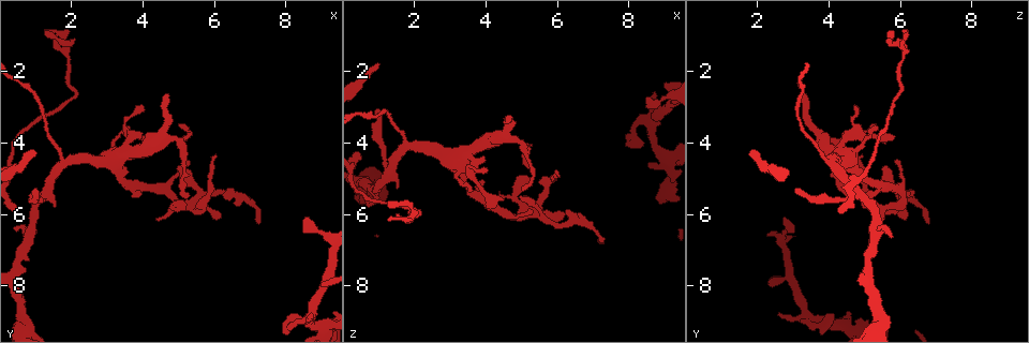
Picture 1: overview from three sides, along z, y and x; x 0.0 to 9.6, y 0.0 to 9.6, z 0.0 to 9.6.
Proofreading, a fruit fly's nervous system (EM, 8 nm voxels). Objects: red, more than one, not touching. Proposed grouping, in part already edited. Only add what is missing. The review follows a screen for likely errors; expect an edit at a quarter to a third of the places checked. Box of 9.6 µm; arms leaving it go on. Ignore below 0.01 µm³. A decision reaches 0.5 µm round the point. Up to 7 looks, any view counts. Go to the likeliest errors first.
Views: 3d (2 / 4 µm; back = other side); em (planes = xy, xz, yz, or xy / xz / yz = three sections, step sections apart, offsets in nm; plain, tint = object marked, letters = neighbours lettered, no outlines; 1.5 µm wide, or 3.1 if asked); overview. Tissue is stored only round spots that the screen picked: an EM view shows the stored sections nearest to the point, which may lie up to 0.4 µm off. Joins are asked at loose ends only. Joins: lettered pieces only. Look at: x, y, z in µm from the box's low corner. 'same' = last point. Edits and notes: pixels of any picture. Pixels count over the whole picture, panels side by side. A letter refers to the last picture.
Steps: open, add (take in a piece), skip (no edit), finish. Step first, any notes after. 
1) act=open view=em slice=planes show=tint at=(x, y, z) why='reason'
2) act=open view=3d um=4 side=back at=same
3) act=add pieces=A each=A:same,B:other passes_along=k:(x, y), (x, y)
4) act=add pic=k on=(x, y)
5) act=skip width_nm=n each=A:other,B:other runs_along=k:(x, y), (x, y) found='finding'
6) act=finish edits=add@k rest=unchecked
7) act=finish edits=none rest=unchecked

act=open view=3d um=4 at=(8.60, 6.05, 2.75) why='free end'

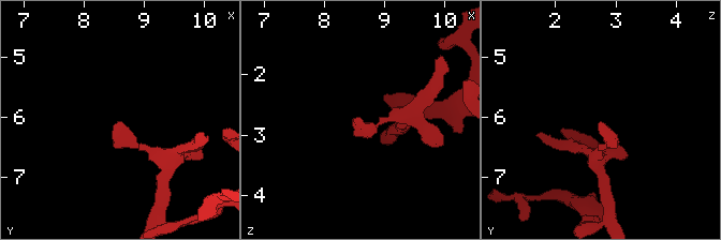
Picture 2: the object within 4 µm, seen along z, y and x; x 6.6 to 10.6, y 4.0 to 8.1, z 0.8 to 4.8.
act=open view=em slice=xy step=8 show=letters at=(8.60, 6.05, 2.80) why='now the EM'

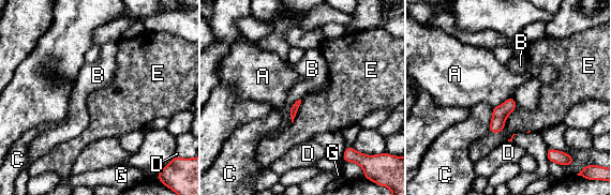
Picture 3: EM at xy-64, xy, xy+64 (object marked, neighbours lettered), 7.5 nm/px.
act=skip each=A:other,B:other,C:other,D:other,E:other,G:other border=3:(512, 96), (493, 108) found='none of them fits'

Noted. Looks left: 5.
act=open view=3d um=4 at=(8.65, 8.80, 2.55) why='free end'

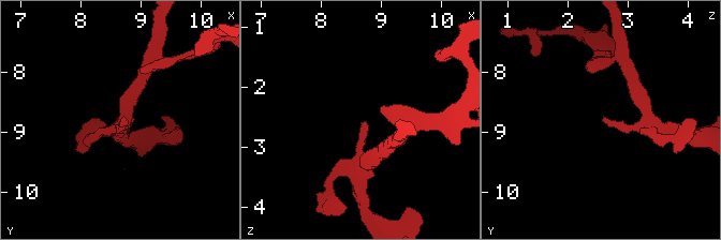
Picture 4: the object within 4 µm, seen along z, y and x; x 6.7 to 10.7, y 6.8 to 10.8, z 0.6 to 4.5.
act=open view=em slice=xy step=4 show=tint at=(8.75, 8.80, 2.60)

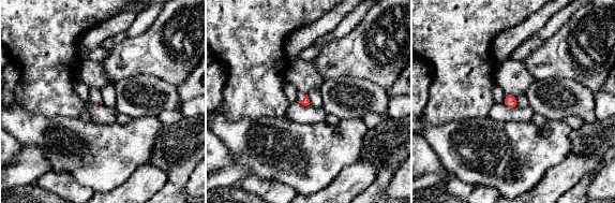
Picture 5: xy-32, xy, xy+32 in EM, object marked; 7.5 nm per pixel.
act=open view=em slice=planes show=letters at=same

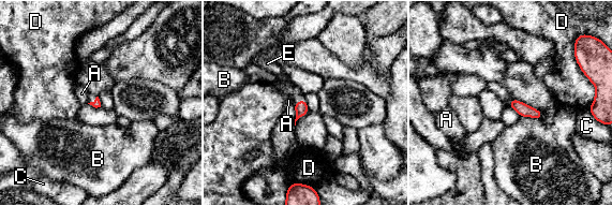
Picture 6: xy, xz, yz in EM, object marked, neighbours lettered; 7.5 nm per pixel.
act=add pieces=E each=A:other,B:other,C:other,D:other,E:same found='the neuron continues'

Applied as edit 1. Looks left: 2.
act=open view=em slice=yz step=4 show=letters at=(6.10, 6.20, 6.15) why='free end'

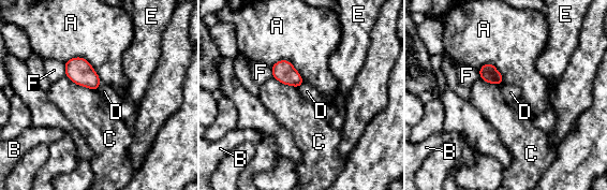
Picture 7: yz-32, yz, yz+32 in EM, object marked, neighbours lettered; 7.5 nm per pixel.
act=skip each=A:other,B:other,C:other,D:other,E:other,F:other border=7:(64, 75), (74, 83), (95, 91) found='no lettered piece goes on from it'

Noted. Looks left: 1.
act=finish edits=add@6 rest=unchecked

